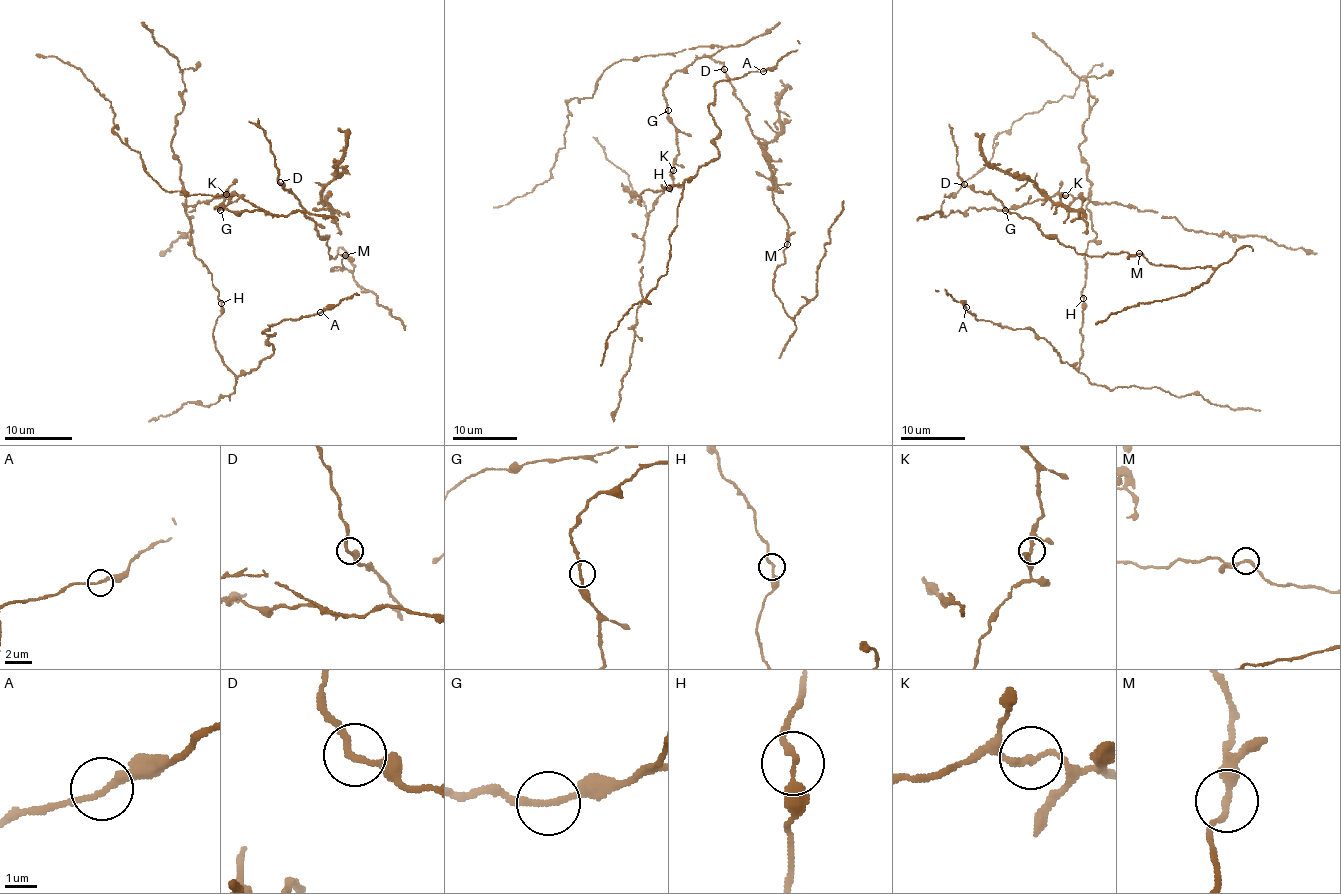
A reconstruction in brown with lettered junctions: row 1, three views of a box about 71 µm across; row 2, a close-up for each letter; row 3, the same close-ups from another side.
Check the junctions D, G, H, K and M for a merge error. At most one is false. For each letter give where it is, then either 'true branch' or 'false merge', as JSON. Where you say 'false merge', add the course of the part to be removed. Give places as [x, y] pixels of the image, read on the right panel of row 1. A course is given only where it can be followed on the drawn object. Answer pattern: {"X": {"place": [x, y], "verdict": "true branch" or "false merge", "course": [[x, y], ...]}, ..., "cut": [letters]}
{"D": {"place": [964, 184], "verdict": "true branch"}, "G": {"place": [1005, 210], "verdict": "true branch"}, "H": {"place": [1083, 298], "verdict": "true branch"}, "K": {"place": [1065, 195], "verdict": "true branch"}, "M": {"place": [1139, 253], "verdict": "true branch"}, "cut": []}

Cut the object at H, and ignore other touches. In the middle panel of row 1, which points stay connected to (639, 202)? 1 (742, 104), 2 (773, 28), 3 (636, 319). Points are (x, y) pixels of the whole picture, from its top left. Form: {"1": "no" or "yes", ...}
{"1": "yes", "2": "yes", "3": "yes"}

